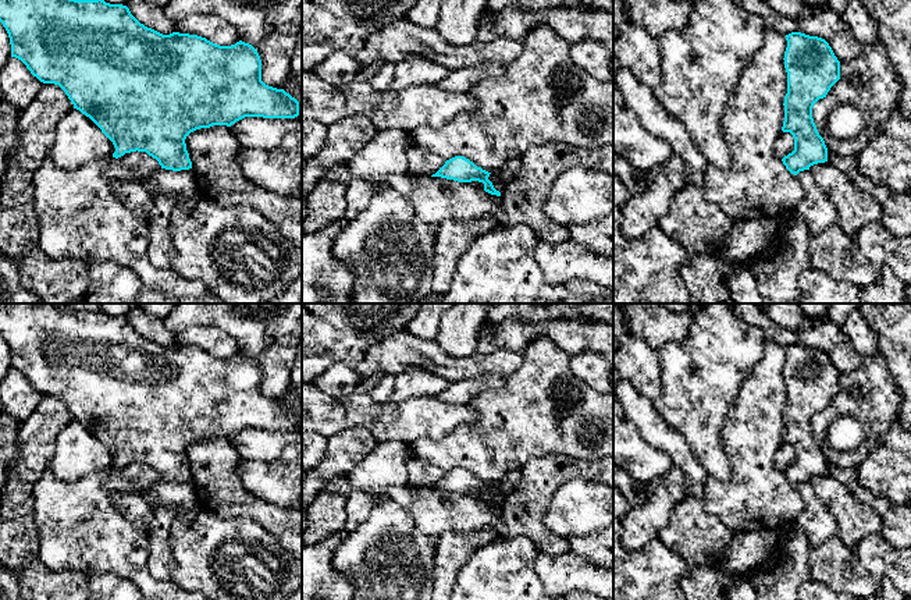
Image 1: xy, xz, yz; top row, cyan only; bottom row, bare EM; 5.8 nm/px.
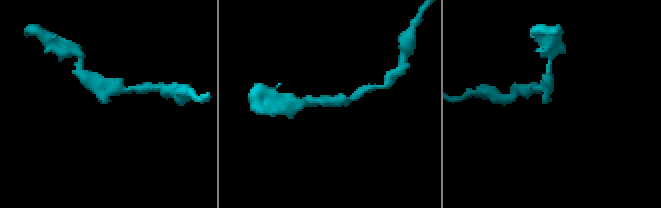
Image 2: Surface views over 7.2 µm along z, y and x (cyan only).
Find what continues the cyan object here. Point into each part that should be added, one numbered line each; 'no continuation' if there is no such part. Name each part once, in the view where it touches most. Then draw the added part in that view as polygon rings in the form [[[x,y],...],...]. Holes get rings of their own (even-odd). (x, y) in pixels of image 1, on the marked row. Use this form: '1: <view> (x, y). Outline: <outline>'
no continuation

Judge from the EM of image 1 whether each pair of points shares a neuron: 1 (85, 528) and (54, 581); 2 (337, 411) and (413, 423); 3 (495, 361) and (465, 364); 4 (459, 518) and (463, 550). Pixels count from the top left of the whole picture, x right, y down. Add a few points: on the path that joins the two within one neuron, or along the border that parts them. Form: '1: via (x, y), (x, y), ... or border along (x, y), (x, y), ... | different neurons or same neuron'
1: border along (38, 547), (47, 567), (78, 570), (88, 577) | different neurons
2: via (356, 416), (376, 416), (394, 421) | same neuron
3: via (488, 364), (472, 364) | same neuron
4: border along (493, 522), (487, 528), (445, 532), (437, 539) | different neurons

